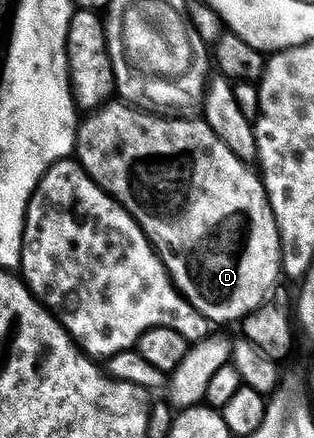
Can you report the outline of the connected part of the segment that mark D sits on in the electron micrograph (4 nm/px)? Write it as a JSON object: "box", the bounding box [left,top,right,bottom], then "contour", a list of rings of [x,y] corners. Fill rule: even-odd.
{"box":[75,100,282,324],"contour":[[[113,100],[94,110],[88,115],[89,118],[80,123],[77,128],[77,148],[75,158],[86,170],[87,176],[91,178],[114,200],[118,202],[139,224],[139,228],[149,238],[153,249],[161,256],[161,263],[167,268],[169,277],[182,296],[191,303],[210,324],[217,322],[240,323],[251,312],[255,312],[274,293],[277,281],[282,281],[281,273],[281,237],[279,228],[275,224],[275,216],[271,212],[269,197],[265,191],[265,183],[261,175],[250,163],[245,162],[235,152],[215,136],[211,127],[196,117],[182,118],[180,116],[162,116],[156,112],[130,106],[121,100]]]}

